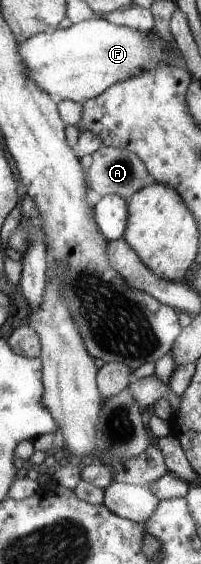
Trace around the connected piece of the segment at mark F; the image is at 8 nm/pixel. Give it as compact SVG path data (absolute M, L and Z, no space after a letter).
M101 18L73 23L67 29L39 33L27 40L19 42L18 53L28 67L30 79L60 101L88 102L115 83L138 77L158 63L171 65L170 60L179 60L175 48L156 31L140 31Z

